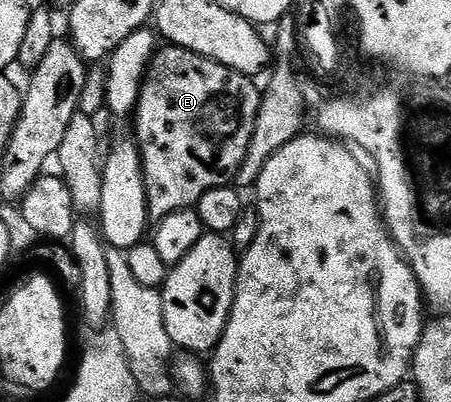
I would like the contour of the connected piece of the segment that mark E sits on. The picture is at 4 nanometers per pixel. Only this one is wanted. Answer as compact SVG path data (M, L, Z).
M167 44L156 49L133 115L133 137L143 161L147 213L152 219L160 220L178 210L198 207L207 190L226 187L238 175L245 152L249 152L249 140L253 140L261 97L260 87L251 82L254 81L248 75L238 74L180 46Z

